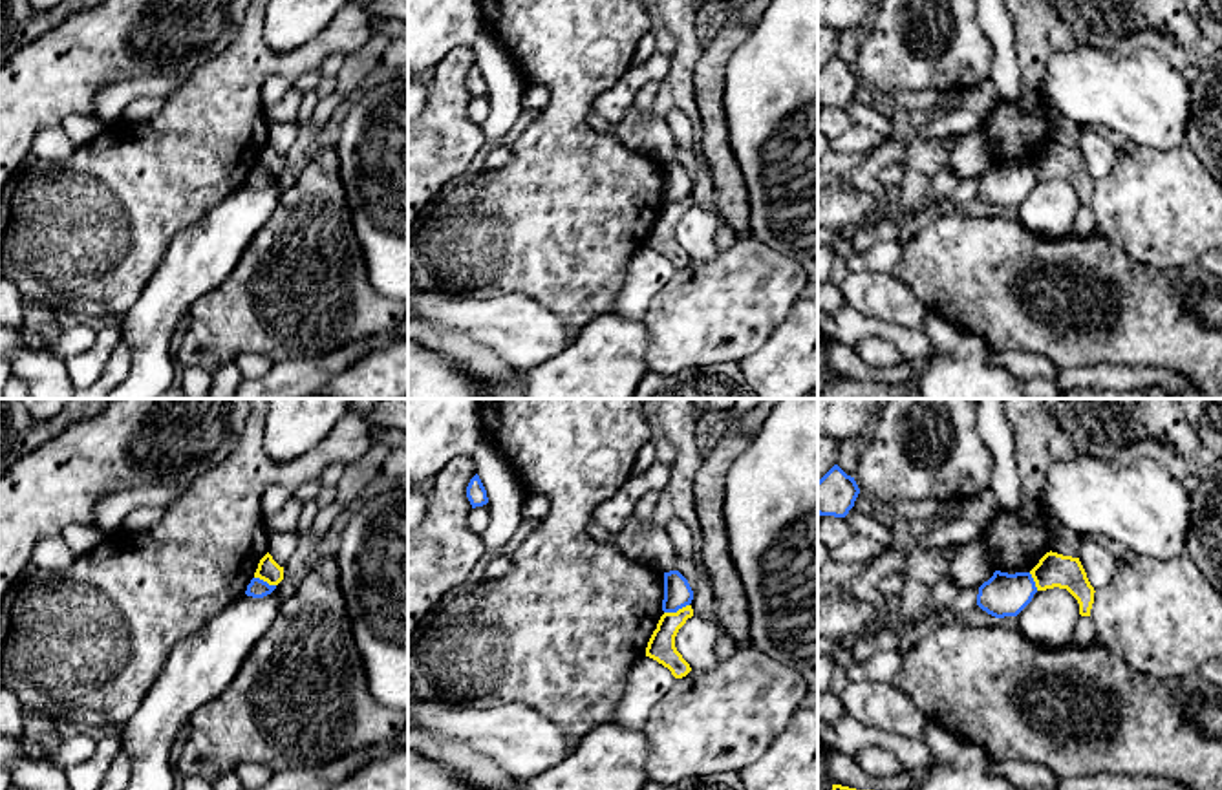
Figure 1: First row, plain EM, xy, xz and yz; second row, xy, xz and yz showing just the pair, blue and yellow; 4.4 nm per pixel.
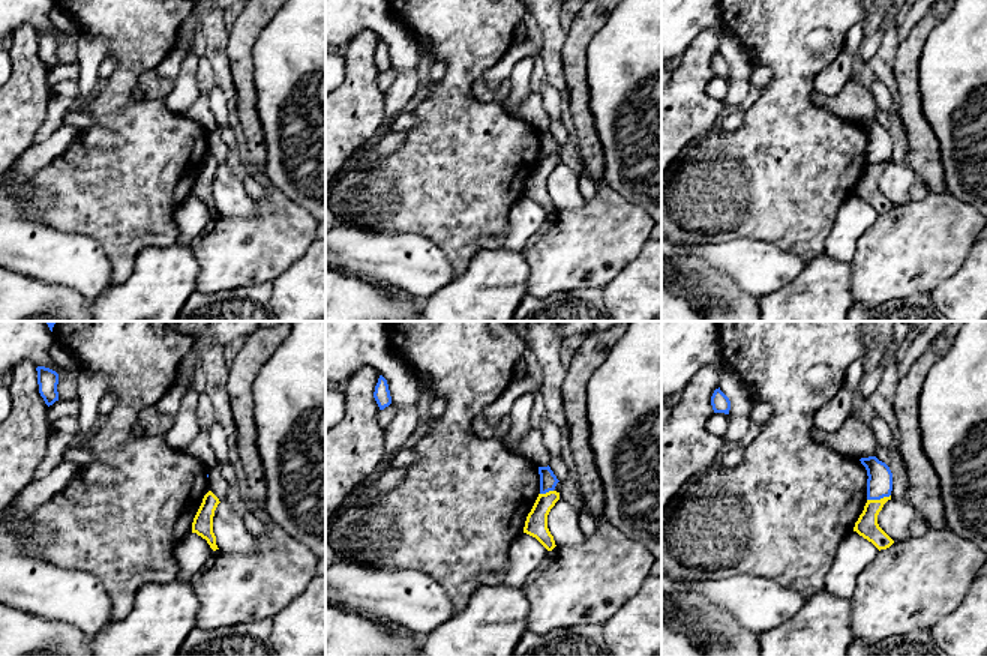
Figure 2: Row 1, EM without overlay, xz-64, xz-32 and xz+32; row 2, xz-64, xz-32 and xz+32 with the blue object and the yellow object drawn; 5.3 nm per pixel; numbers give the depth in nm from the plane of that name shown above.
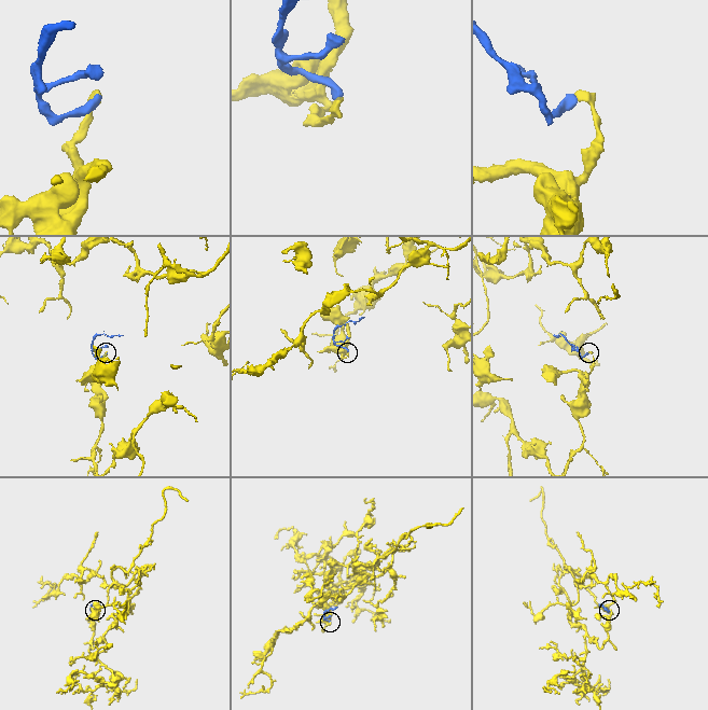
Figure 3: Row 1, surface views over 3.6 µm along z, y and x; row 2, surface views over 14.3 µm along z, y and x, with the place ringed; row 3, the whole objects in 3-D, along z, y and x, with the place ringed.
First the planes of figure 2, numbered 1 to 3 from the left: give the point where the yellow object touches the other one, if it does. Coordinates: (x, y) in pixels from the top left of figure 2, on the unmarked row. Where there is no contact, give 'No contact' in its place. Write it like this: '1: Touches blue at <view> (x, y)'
1: No contact
2: Touches blue at xz-32 (546, 155)
3: Touches blue at xz+32 (878, 162)

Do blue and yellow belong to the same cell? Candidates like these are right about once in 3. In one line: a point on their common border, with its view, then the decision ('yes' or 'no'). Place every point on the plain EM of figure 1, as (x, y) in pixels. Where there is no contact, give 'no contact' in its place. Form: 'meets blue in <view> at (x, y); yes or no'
meets blue in xz at (675, 202); no

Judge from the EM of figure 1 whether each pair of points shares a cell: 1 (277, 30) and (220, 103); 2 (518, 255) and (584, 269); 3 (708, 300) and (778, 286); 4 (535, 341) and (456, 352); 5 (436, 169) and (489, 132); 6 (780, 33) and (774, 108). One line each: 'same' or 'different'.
1: different
2: same
3: same
4: different
5: different
6: same

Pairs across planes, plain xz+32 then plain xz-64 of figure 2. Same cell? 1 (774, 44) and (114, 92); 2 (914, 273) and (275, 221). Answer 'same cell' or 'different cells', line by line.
1: same cell
2: same cell

